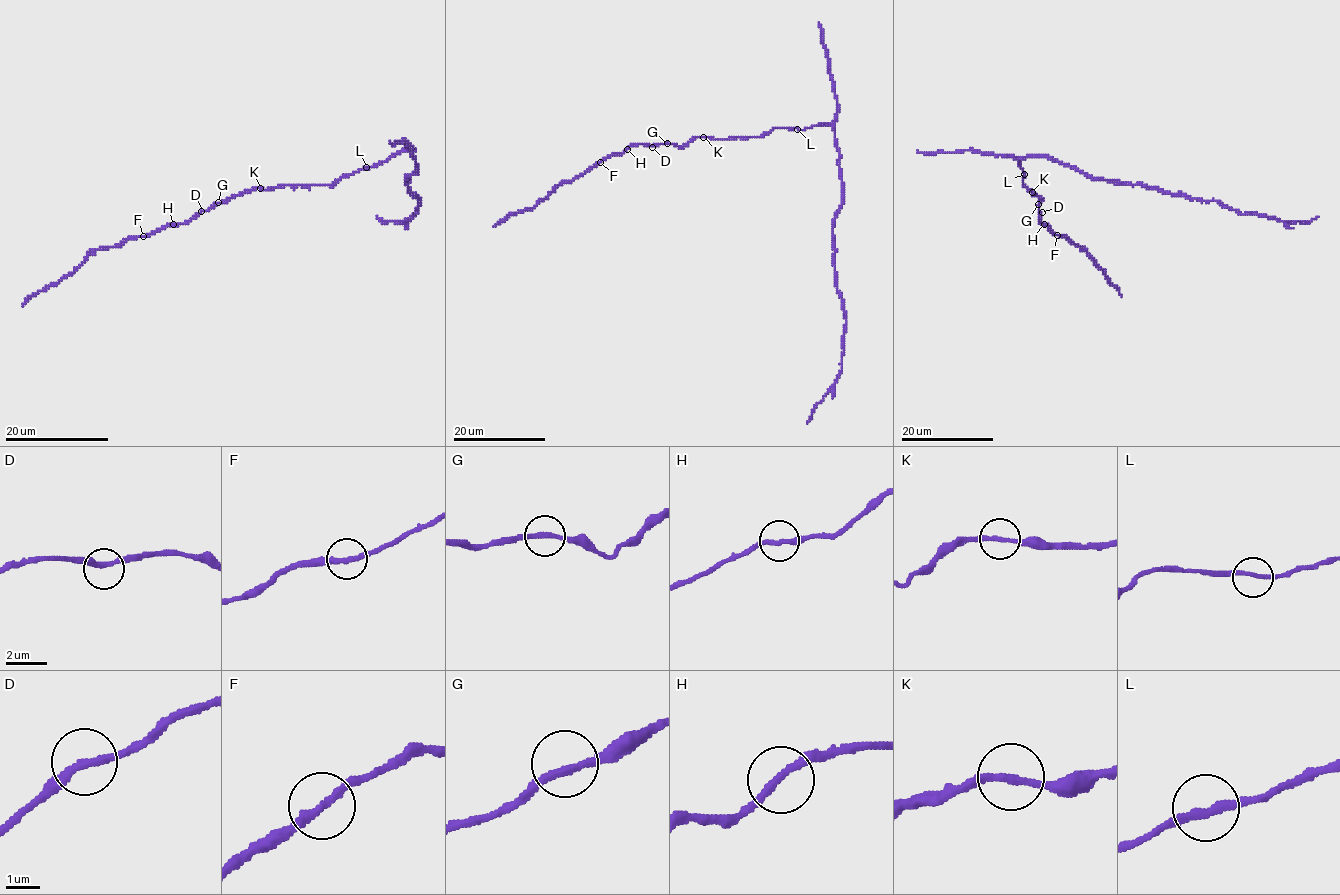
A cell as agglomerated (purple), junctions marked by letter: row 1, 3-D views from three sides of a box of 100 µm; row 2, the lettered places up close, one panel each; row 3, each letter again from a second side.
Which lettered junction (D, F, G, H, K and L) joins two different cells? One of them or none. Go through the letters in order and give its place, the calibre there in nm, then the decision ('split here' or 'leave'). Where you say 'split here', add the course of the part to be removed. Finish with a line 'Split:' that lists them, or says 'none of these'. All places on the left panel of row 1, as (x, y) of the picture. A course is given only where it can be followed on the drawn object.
D: at (201, 211); 240 nm thick; leave
F: at (143, 236); 240 nm thick; leave
G: at (218, 202); 240 nm thick; leave
H: at (173, 224); 220 nm thick; leave
K: at (260, 188); 220 nm thick; leave
L: at (366, 167); 220 nm thick; leave
Split: none of these

